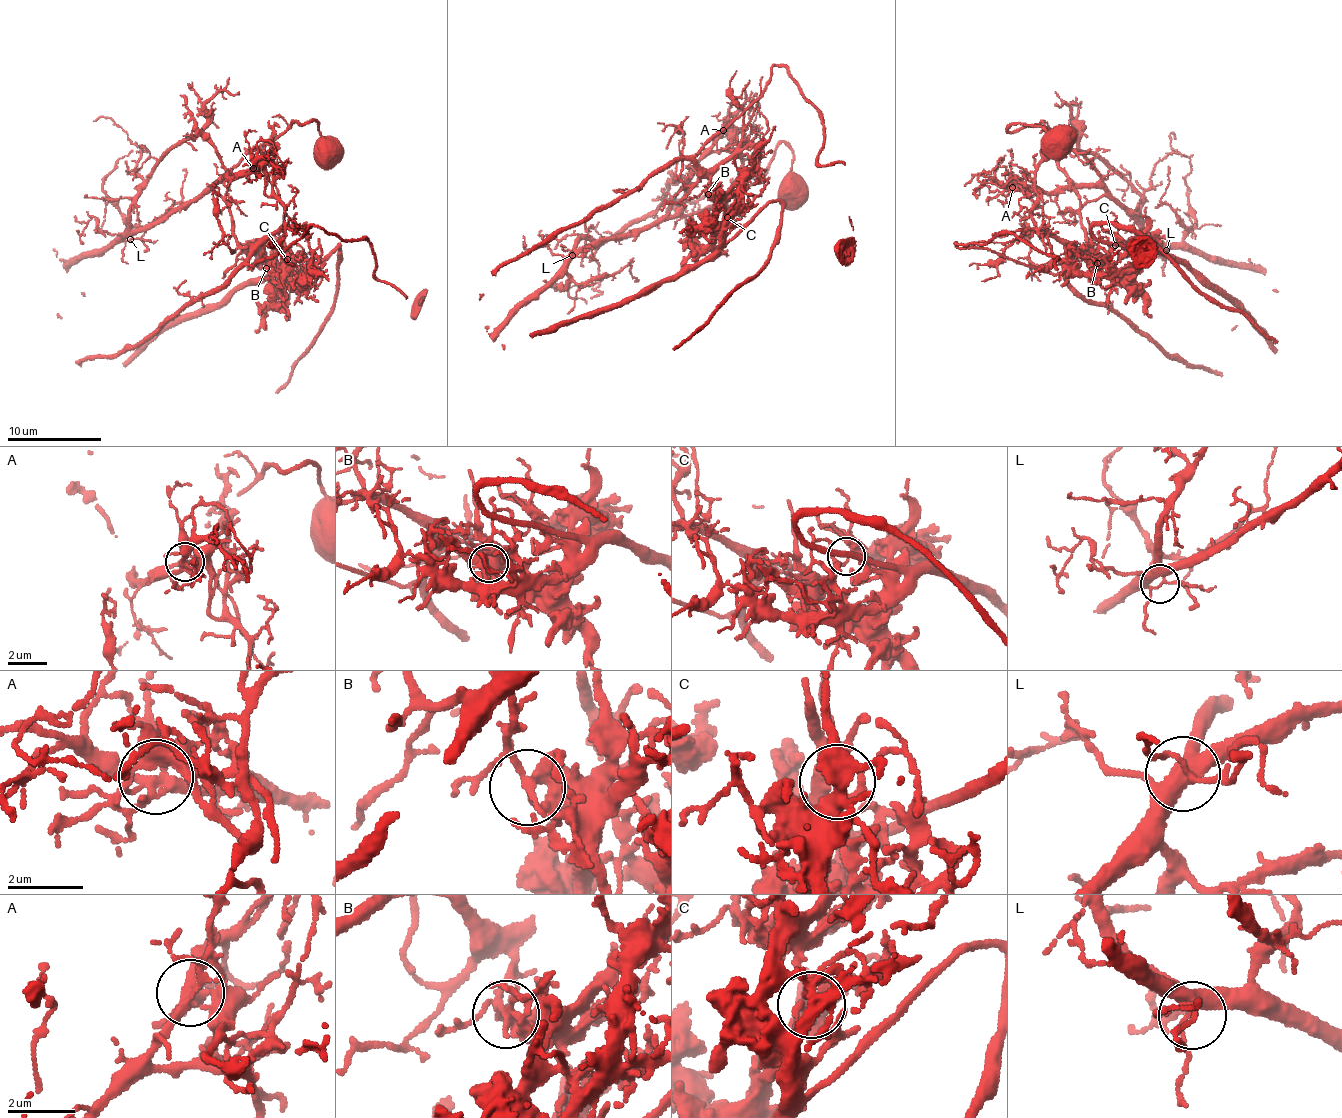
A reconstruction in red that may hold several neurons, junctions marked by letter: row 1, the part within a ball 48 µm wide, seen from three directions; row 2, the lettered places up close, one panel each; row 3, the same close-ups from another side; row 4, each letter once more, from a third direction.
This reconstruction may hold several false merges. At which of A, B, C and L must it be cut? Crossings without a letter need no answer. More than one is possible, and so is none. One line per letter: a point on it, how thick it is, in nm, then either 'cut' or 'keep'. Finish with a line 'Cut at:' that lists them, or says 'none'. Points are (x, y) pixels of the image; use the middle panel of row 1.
A: at (723, 130); 260 nm thick; cut
B: at (708, 194); 260 nm thick; cut
C: at (727, 217); 280 nm thick; keep
L: at (572, 255); 220 nm thick; keep
Cut at: A, B

